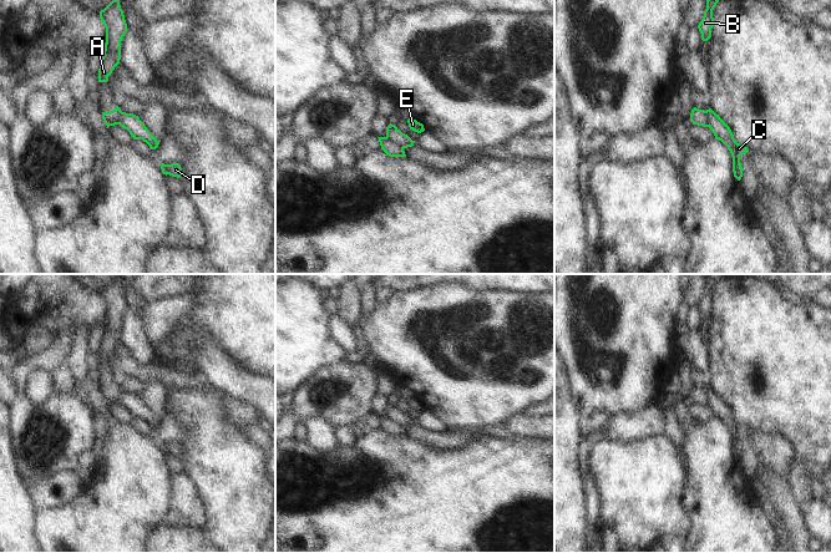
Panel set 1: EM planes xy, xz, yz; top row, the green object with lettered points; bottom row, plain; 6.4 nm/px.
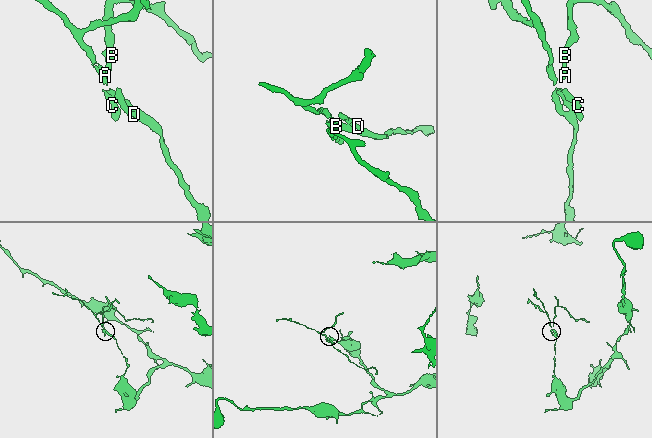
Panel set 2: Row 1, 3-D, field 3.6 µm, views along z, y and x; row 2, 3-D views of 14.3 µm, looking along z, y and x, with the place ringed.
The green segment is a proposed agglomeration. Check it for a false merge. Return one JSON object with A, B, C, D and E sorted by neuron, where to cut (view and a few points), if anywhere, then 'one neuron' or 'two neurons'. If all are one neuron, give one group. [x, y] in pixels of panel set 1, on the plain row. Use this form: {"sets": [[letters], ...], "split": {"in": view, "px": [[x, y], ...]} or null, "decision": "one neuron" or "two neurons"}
{"sets": [["A", "B", "C"], ["D", "E"]], "split": {"in": "xz", "px": [[385, 416], [403, 427]]}, "decision": "two neurons"}

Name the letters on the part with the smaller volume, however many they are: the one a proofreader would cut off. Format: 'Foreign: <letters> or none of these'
Foreign: A, B, C.

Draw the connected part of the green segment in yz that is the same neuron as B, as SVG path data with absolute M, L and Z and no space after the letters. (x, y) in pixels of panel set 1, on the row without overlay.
M710 274L706 279L706 288L704 290L704 295L698 304L703 320L708 320L711 316L711 308L714 305L713 289L716 285L718 280L724 275L725 274Z

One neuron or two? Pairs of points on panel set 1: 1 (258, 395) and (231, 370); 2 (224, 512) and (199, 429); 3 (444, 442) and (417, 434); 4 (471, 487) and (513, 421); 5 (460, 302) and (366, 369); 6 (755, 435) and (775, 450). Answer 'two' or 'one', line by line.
1: one
2: one
3: one
4: two
5: two
6: one

